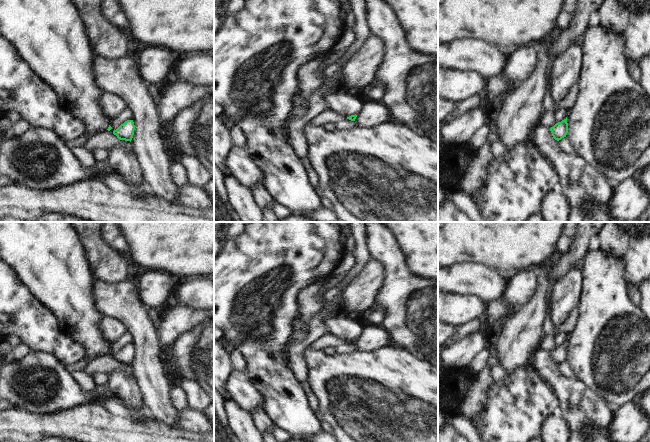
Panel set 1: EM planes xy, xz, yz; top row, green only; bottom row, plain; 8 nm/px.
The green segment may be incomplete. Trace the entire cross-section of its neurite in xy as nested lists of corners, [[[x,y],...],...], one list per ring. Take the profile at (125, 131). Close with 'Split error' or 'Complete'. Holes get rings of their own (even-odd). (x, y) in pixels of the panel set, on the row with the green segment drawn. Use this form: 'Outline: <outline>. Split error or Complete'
Outline: [[[127,120],[121,124],[116,130],[113,131],[113,134],[117,136],[120,140],[130,141],[133,138],[135,130],[135,125],[133,120]]]. Complete.

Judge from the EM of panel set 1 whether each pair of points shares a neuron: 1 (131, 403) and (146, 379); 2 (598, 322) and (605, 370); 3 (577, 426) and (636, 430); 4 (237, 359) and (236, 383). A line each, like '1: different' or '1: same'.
1: different
2: same
3: different
4: different

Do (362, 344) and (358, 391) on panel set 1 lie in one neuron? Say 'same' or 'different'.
different

